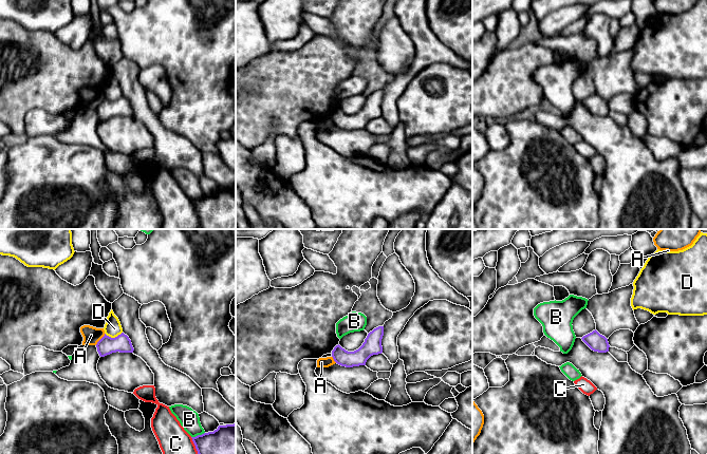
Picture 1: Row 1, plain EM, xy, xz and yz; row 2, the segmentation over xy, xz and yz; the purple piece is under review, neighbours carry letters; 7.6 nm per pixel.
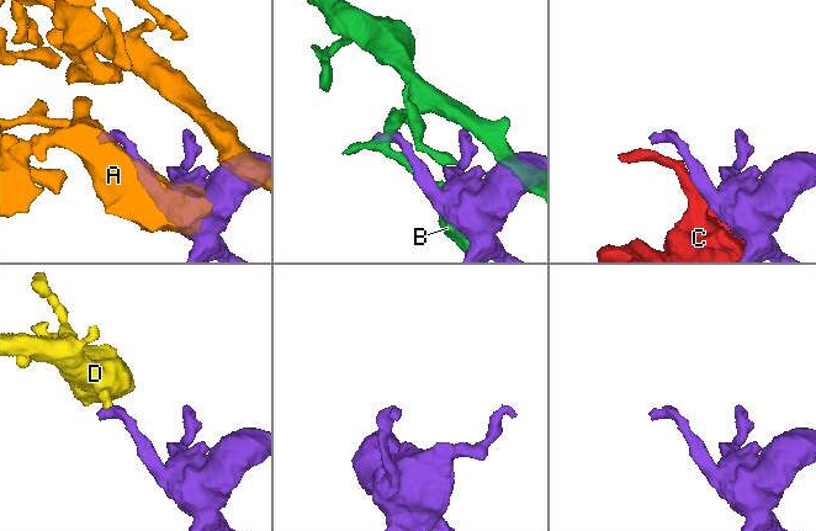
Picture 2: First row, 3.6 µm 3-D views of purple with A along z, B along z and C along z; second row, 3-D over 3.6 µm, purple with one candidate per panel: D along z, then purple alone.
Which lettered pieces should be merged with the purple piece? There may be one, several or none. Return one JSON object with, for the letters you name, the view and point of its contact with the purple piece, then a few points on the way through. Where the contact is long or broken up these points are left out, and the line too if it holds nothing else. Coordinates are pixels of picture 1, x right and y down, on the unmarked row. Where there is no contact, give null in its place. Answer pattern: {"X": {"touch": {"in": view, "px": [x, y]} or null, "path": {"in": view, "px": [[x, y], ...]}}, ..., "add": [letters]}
{"add": []}

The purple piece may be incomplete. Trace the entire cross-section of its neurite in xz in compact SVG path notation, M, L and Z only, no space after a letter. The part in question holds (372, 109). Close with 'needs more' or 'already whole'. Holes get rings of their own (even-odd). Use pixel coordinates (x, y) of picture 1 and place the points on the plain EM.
M378 90L368 97L365 106L358 113L348 115L338 108L332 114L332 120L341 130L353 131L366 129L367 124L371 119L383 116L383 99L384 90Z | already whole

